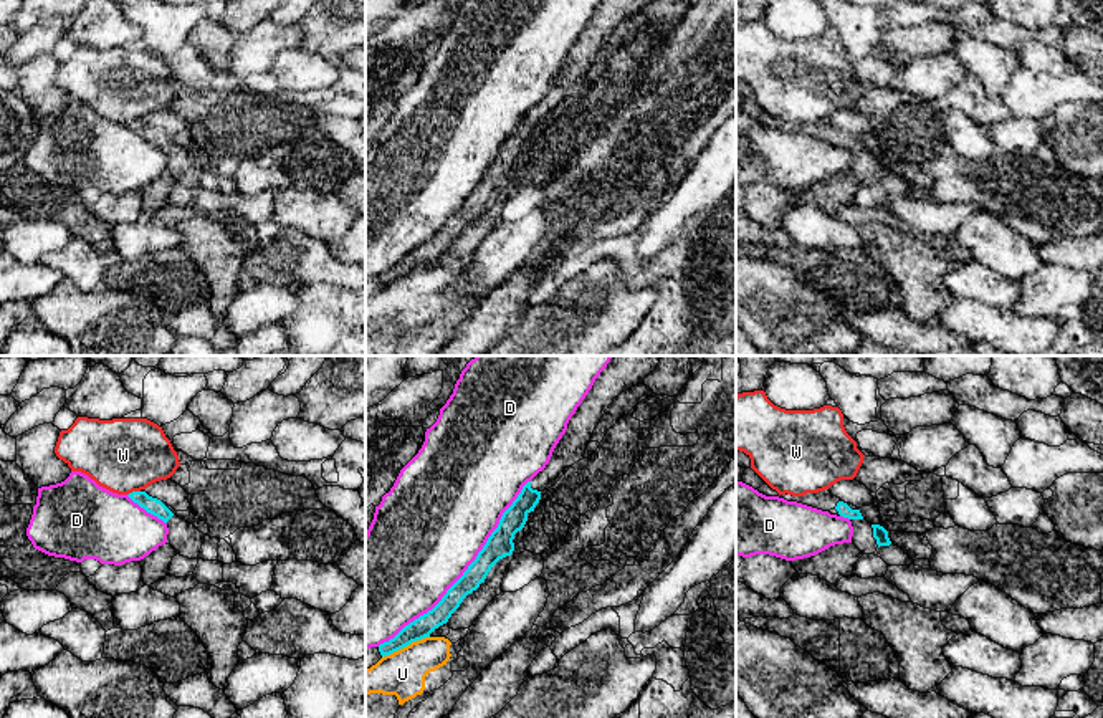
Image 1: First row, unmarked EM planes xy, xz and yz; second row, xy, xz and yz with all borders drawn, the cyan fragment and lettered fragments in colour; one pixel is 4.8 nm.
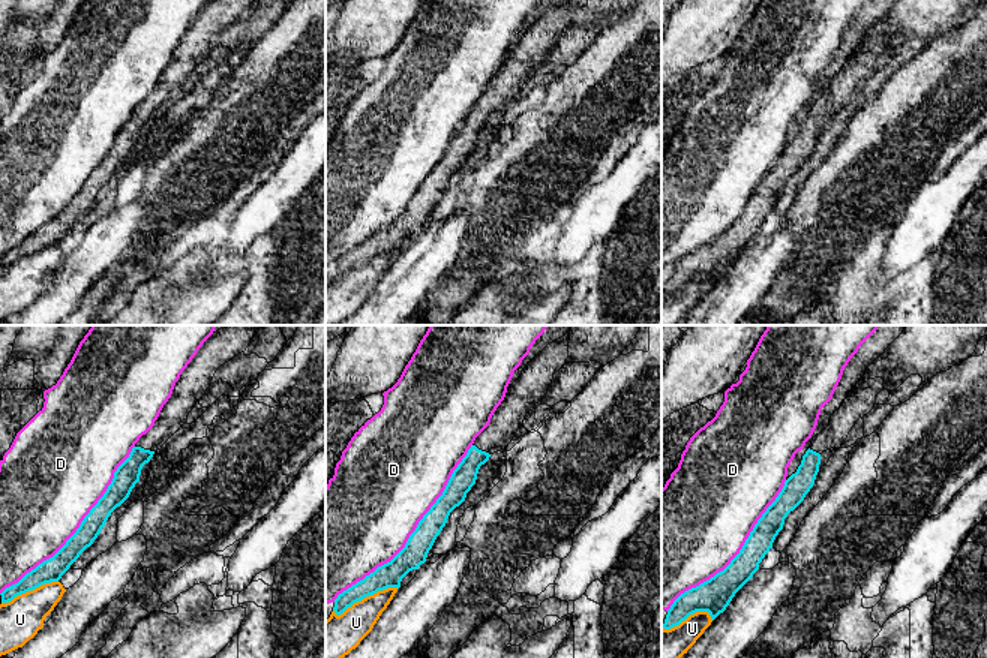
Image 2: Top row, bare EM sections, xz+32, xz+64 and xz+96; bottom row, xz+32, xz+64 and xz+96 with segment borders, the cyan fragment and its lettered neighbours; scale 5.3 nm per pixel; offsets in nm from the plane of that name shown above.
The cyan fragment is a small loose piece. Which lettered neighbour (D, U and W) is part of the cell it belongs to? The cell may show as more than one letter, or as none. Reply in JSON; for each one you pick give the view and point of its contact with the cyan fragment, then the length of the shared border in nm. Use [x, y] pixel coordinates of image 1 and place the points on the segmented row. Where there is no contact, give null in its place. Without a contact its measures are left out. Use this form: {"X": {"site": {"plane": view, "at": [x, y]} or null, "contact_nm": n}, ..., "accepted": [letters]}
{"accepted": []}

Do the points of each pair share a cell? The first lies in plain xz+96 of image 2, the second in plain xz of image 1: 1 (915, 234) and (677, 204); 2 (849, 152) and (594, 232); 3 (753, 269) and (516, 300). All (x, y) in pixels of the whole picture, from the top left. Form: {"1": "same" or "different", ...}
{"1": "same", "2": "different", "3": "different"}

